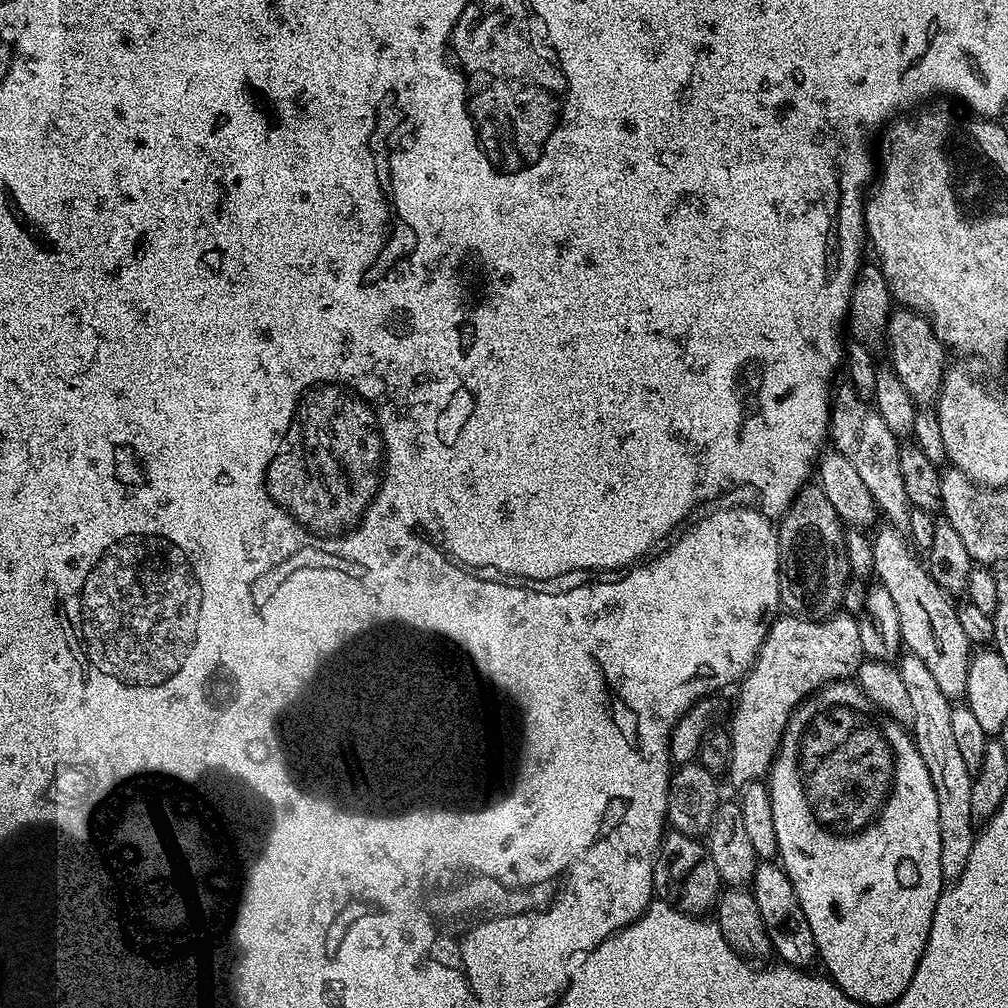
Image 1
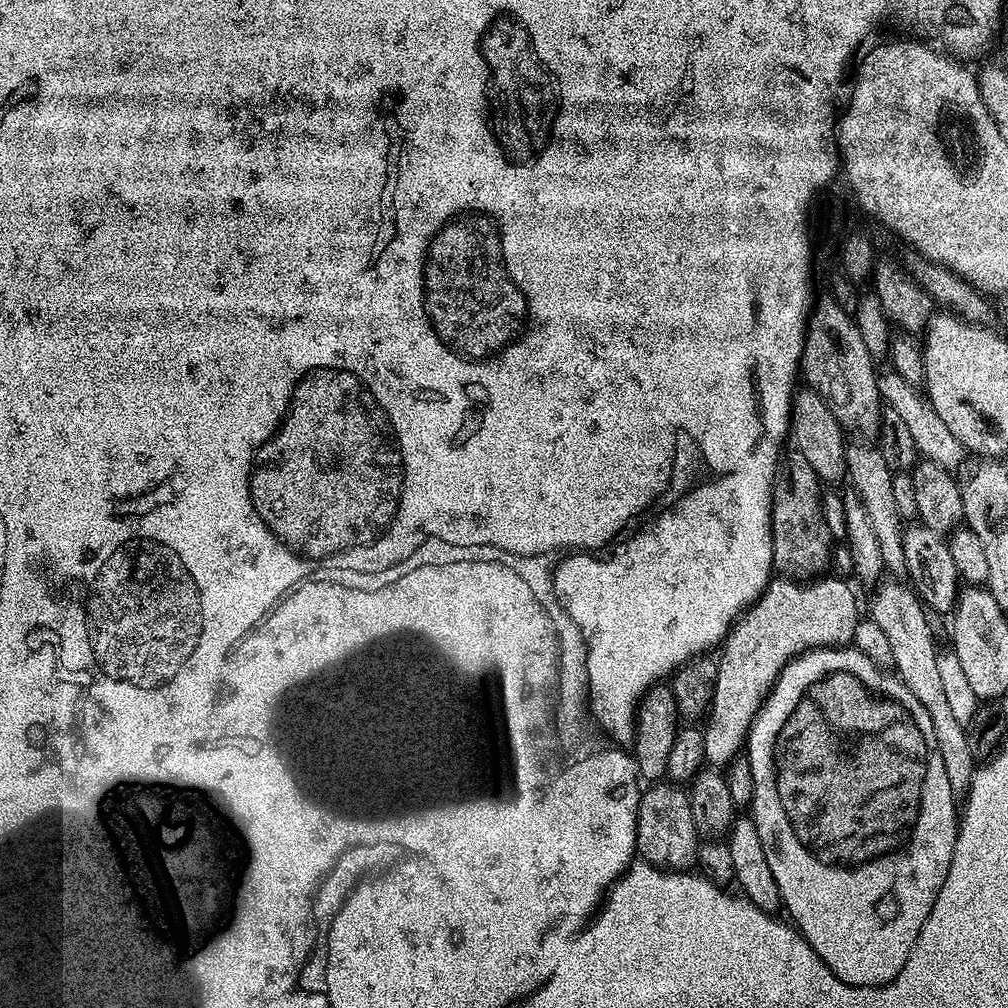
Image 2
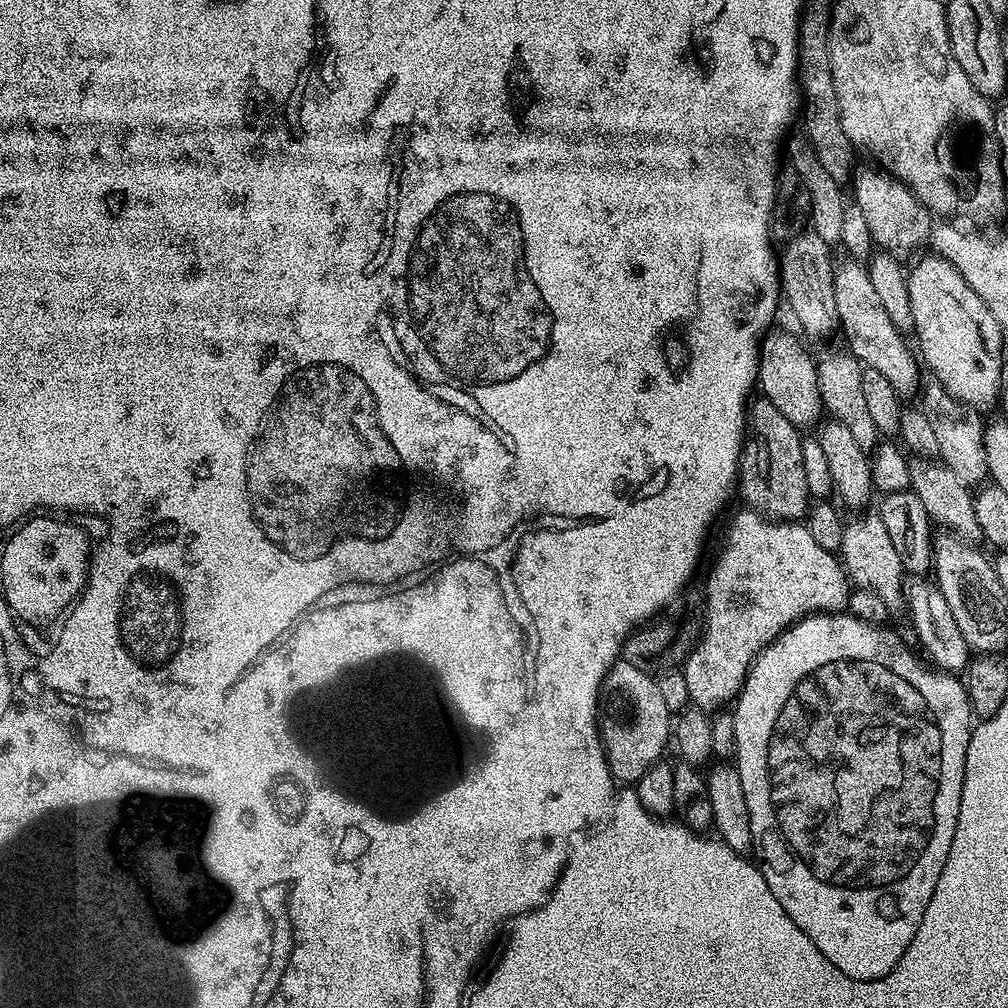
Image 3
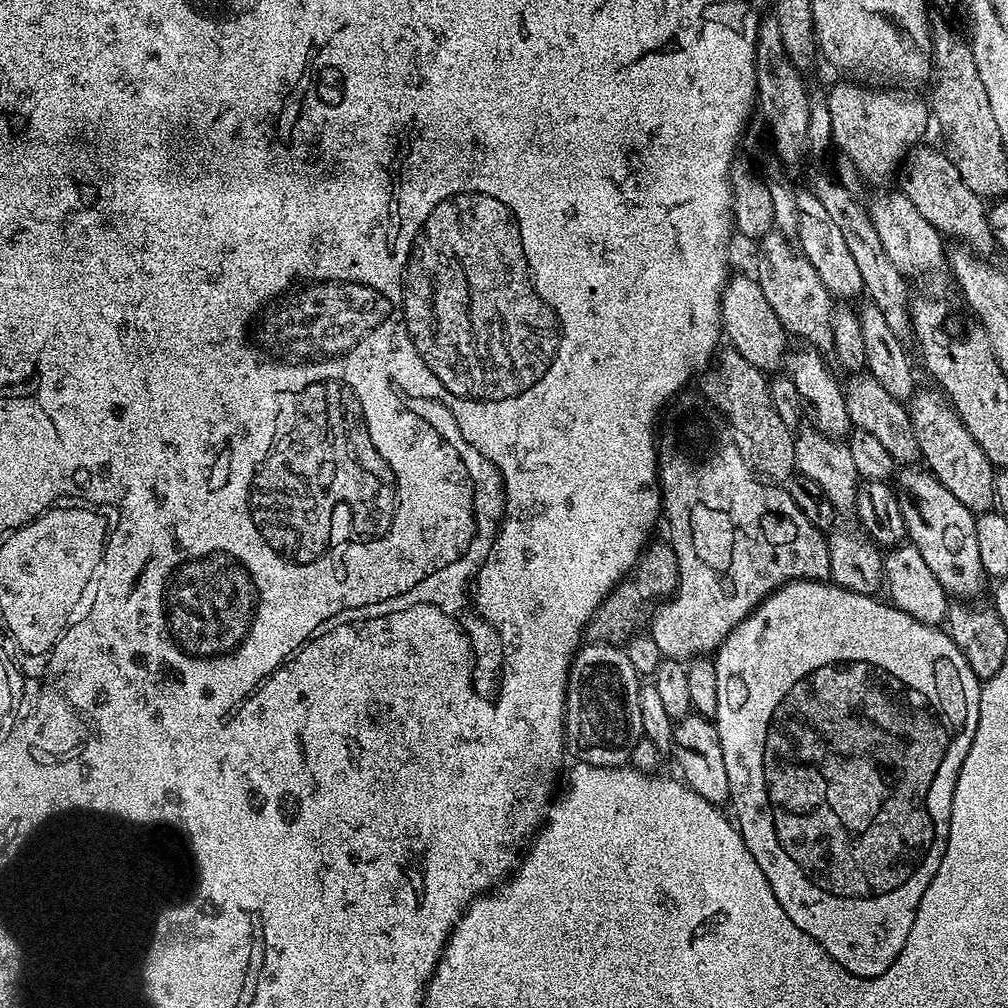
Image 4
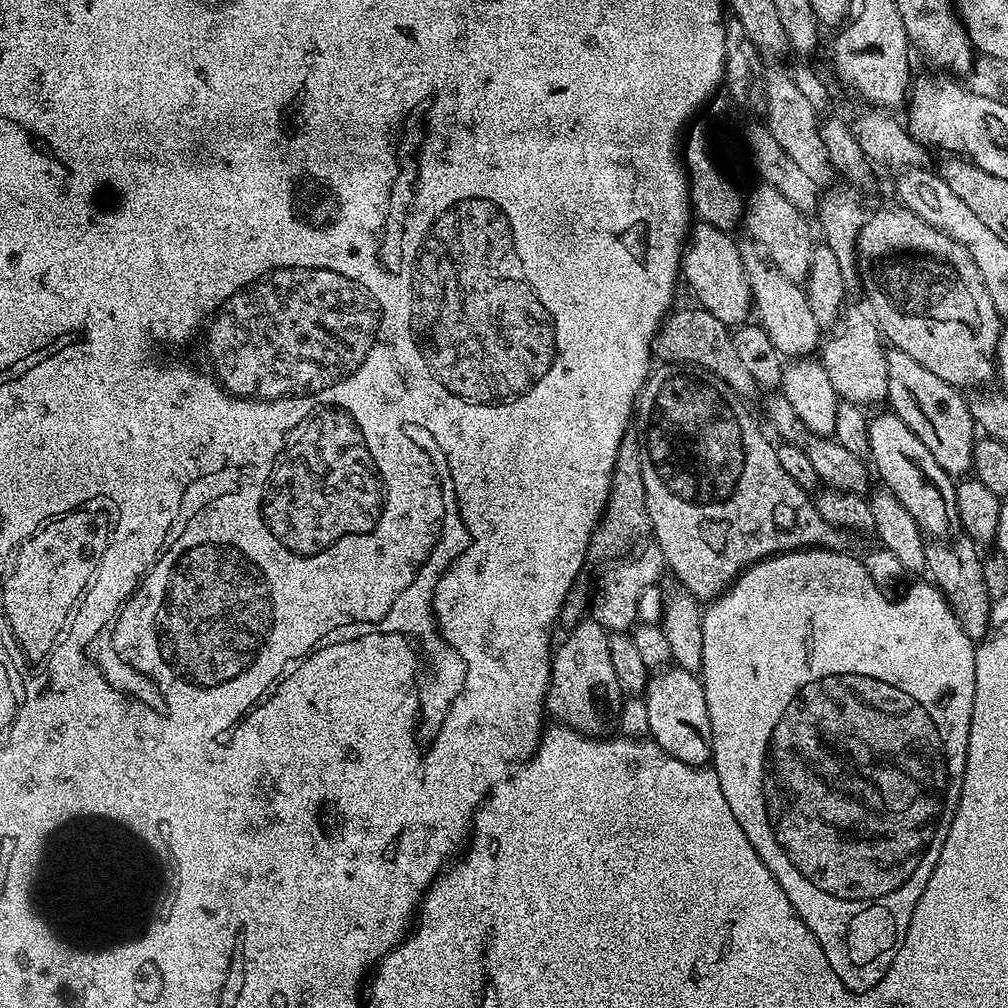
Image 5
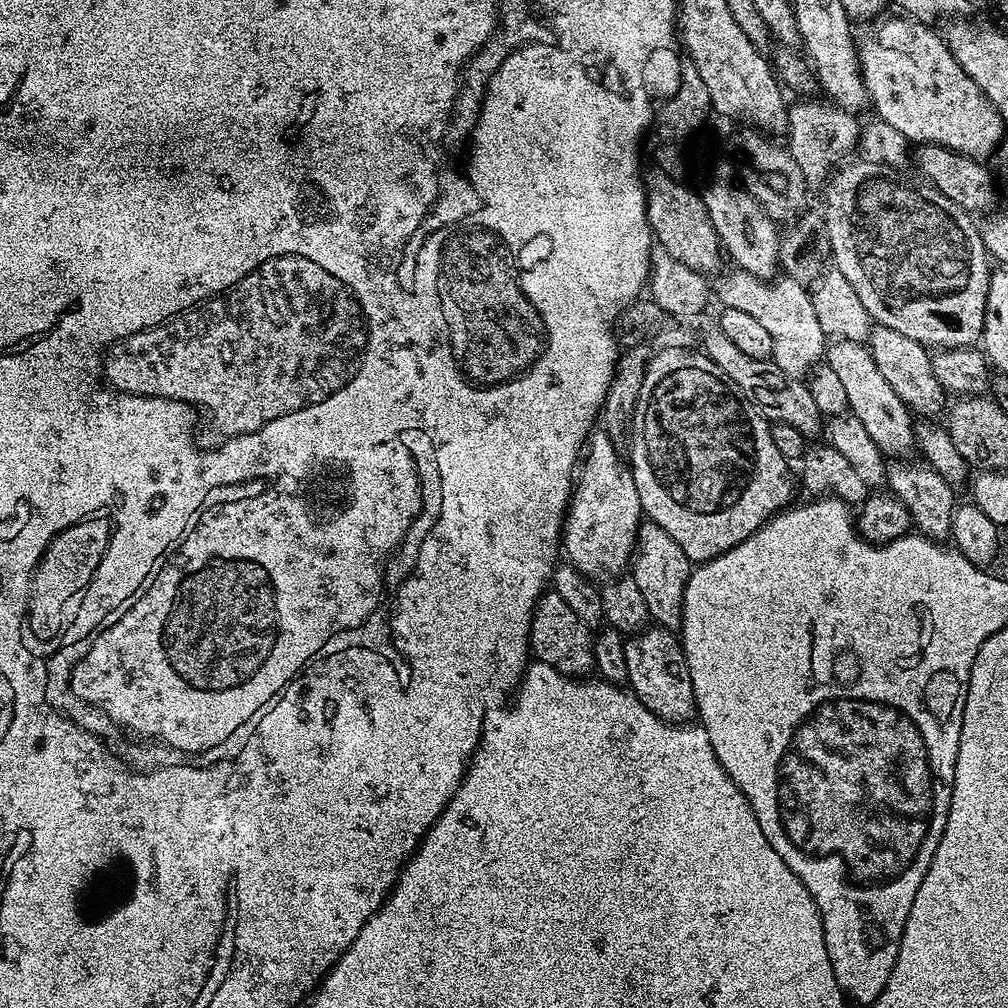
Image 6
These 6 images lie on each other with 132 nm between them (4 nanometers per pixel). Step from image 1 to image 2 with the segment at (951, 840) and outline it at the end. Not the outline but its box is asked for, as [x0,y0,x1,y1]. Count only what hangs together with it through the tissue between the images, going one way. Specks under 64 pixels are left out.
[870,583,978,794]

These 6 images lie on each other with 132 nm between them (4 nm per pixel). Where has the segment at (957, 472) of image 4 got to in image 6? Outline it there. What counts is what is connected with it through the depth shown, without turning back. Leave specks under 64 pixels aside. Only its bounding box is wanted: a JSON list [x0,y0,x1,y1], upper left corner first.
[866,326,946,418]

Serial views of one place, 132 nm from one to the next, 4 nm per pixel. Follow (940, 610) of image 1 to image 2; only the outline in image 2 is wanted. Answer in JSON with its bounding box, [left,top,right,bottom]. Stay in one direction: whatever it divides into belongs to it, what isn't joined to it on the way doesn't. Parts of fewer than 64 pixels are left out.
[844,442,906,573]

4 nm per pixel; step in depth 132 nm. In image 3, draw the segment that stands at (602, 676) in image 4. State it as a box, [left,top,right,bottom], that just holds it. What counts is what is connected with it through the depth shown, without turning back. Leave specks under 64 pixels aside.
[598,662,670,786]

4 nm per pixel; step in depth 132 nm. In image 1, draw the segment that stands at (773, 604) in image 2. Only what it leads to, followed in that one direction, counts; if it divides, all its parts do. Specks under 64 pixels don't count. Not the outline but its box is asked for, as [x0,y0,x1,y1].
[727,614,865,782]

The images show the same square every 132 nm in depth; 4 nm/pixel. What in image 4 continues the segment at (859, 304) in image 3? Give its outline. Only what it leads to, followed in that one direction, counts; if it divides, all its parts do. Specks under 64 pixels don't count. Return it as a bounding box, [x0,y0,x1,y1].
[795,190,864,301]

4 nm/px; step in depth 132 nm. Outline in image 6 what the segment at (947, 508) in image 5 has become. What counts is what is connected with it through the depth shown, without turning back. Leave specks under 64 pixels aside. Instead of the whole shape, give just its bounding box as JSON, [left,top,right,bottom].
[826,339,916,458]

